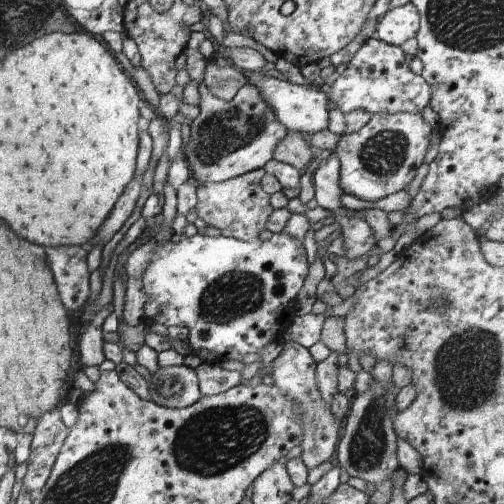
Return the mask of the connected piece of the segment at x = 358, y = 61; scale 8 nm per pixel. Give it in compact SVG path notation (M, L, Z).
M372 37L358 52L355 52L348 68L344 70L338 79L326 91L318 83L319 90L325 94L329 108L334 104L344 115L358 111L359 109L368 112L370 115L376 114L395 114L395 113L421 113L422 109L430 104L431 90L430 85L422 76L416 76L409 66L409 57L403 52L401 47L388 45L379 39Z

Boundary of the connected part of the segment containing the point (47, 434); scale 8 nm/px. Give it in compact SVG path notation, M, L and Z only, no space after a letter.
M59 409L50 410L38 418L33 434L28 460L28 471L23 478L23 488L32 496L48 480L64 440L71 431L61 419Z

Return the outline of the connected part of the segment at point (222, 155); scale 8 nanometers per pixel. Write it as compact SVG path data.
M253 85L242 86L230 101L216 98L205 86L201 88L200 97L200 115L190 122L190 142L188 148L182 150L191 176L198 184L224 182L242 176L261 169L274 158L276 144L286 138L288 130L276 121Z

